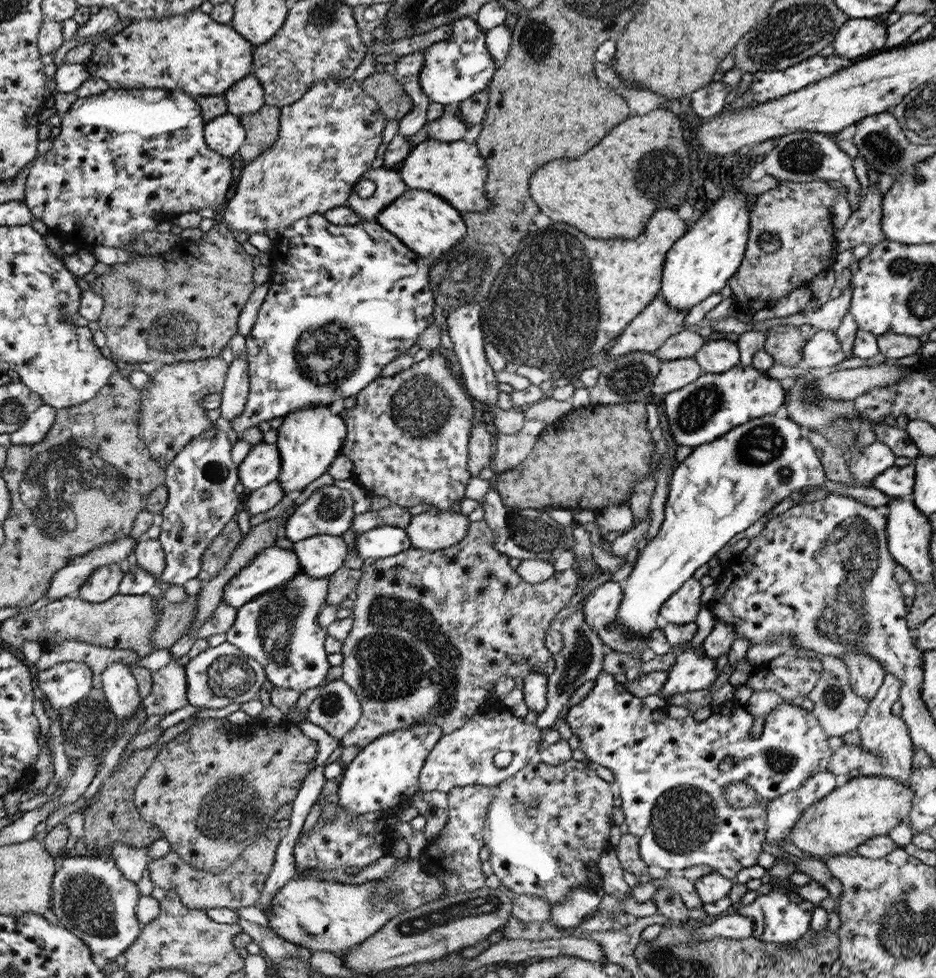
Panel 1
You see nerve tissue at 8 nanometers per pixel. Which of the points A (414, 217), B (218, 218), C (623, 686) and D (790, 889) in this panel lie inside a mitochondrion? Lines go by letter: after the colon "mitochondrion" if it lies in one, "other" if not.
A: other
B: other
C: other
D: other

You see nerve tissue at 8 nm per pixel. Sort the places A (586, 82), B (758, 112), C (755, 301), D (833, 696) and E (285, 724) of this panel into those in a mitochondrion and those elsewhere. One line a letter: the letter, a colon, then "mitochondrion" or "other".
A: other
B: other
C: other
D: mitochondrion
E: other

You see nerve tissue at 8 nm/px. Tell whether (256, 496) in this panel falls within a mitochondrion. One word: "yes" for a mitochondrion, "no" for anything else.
no

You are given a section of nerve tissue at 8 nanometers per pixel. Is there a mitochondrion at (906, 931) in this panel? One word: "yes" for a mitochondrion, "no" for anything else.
yes

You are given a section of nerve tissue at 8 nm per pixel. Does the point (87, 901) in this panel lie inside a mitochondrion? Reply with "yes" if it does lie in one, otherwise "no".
yes

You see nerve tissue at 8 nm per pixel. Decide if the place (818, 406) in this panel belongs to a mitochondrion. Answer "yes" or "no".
yes

